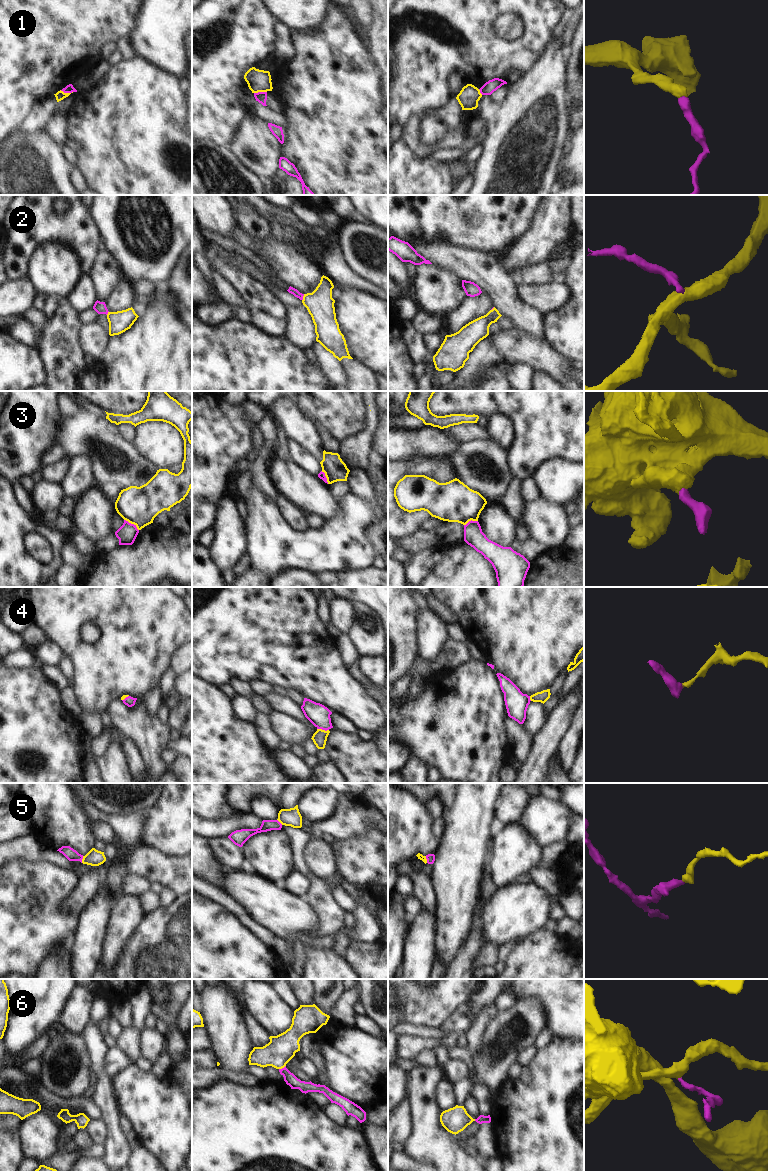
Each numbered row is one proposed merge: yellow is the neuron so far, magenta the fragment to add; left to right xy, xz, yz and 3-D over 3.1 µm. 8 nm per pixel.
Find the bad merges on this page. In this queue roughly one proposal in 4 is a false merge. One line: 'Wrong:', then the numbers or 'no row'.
Wrong: 1, 3

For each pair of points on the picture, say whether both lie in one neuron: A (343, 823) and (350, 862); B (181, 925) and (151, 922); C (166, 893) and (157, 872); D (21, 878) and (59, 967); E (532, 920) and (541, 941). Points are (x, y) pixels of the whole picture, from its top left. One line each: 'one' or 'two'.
A: two
B: one
C: two
D: two
E: two

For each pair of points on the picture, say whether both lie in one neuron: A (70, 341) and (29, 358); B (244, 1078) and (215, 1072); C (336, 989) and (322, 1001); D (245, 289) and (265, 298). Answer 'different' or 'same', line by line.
A: different
B: same
C: same
D: same

